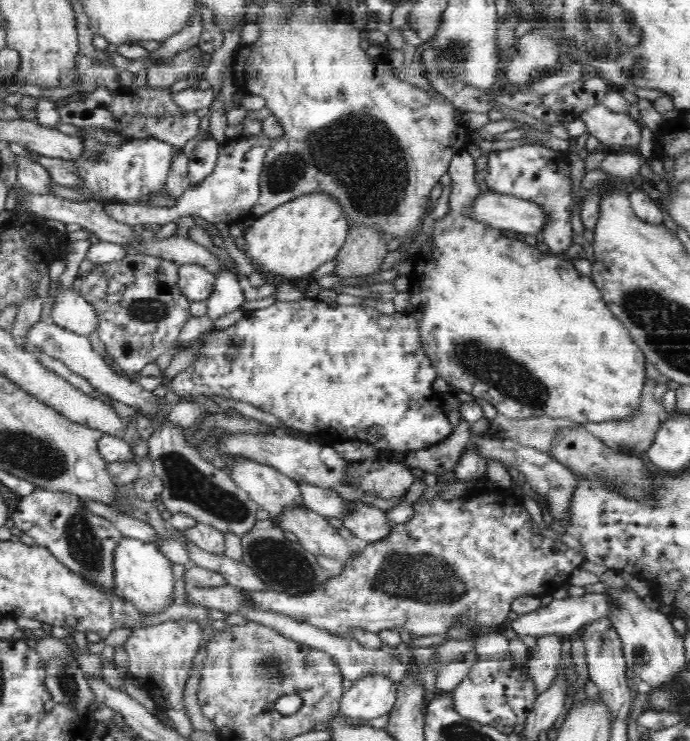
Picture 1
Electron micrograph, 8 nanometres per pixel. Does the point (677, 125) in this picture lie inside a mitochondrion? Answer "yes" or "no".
no

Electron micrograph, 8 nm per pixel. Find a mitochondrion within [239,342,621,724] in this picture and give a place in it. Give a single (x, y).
(427, 578)

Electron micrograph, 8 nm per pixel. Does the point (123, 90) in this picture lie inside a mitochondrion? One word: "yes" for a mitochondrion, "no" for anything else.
no

